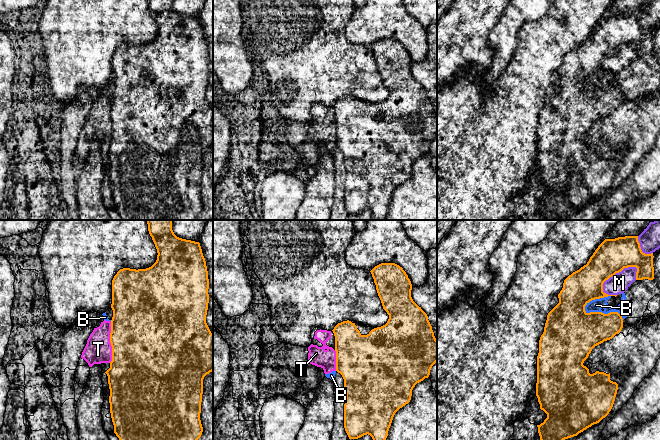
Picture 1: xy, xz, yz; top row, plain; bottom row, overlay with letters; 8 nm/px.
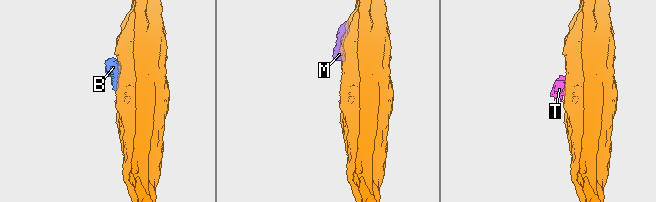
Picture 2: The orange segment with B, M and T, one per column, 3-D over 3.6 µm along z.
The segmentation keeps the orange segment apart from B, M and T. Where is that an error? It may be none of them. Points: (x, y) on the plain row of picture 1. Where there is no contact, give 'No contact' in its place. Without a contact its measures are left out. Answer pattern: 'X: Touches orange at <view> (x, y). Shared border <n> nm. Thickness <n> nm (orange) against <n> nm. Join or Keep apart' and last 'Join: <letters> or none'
B: Touches orange at yz (603, 89). Shared border 340 nm. Thickness 340 nm (orange) against 100 nm. Keep apart
M: Touches orange at yz (616, 48). Shared border 340 nm. Thickness 280 nm (orange) against 160 nm. Keep apart
T: Touches orange at xy (110, 118). Shared border 340 nm. Thickness 500 nm (orange) against 220 nm. Keep apart
Join: none

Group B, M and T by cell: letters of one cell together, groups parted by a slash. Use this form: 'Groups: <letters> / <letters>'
Groups: B M T

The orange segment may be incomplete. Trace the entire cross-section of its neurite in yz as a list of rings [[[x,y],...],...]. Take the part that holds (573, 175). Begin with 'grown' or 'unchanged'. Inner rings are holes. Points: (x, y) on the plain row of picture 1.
unchanged; [[[625,12],[618,13],[615,15],[605,15],[595,26],[593,31],[590,33],[589,37],[586,41],[581,43],[579,46],[573,48],[569,51],[563,59],[563,64],[558,70],[559,79],[548,89],[547,96],[544,103],[544,108],[539,116],[539,129],[537,132],[537,159],[536,159],[536,172],[538,174],[538,178],[540,180],[540,185],[543,186],[547,190],[547,194],[543,199],[537,201],[538,209],[540,212],[540,216],[542,220],[560,220],[563,216],[577,212],[579,209],[583,208],[587,204],[591,203],[594,200],[599,199],[603,194],[605,194],[609,188],[611,187],[615,173],[618,166],[618,160],[610,156],[610,149],[606,150],[604,148],[596,147],[593,150],[589,149],[589,145],[583,141],[584,137],[588,134],[592,125],[603,119],[604,117],[612,115],[616,110],[620,109],[623,104],[623,94],[618,88],[610,88],[608,90],[604,90],[602,88],[590,88],[587,89],[585,87],[585,82],[592,76],[600,75],[608,72],[617,72],[617,71],[608,71],[603,68],[603,59],[608,56],[610,53],[614,52],[616,49],[621,48],[624,44],[628,43],[636,43],[636,56],[653,56],[654,55],[654,43],[653,43],[653,29],[645,30],[642,28],[640,19],[638,17],[638,12]]]

